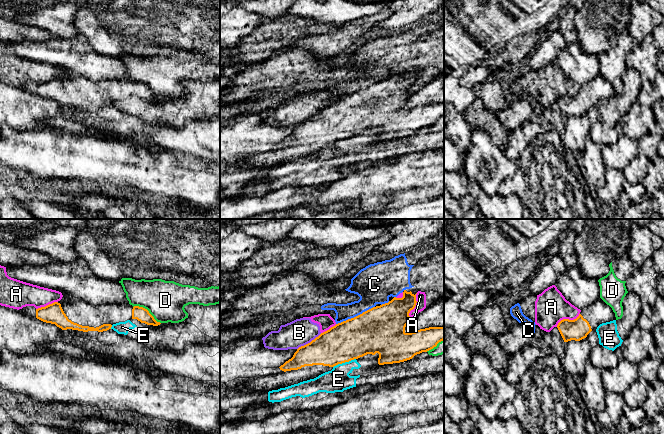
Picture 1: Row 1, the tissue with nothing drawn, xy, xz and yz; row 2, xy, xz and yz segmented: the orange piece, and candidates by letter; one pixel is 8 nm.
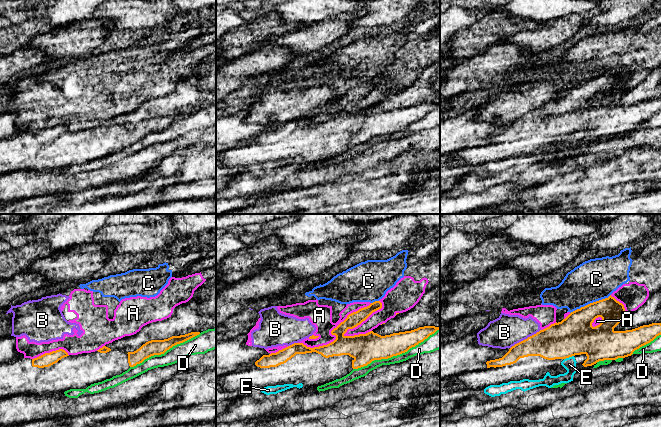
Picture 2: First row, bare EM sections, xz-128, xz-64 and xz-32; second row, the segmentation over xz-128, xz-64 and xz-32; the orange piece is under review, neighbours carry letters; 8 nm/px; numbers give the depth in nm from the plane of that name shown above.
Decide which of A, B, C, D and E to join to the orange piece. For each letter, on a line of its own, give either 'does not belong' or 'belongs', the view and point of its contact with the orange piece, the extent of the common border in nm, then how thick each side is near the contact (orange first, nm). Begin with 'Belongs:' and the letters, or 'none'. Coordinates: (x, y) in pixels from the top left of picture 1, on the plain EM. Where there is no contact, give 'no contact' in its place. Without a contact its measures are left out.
Belongs: none
A: does not belong; contact yz (567, 95); length 220 nm; calibres 170 and 260 nm
B: does not belong; contact xz (310, 118); length 240 nm; calibres 300 and 220 nm
C: does not belong; contact xz (356, 92); length 340 nm; calibres 380 and 240 nm
D: does not belong; contact xy (147, 86); length 260 nm; calibres 110 and 320 nm
E: does not belong; contact xz (344, 138); length 200 nm; calibres 320 and 190 nm

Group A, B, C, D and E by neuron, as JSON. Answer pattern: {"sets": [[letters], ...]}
{"sets": [["A", "B", "C"], ["D"], ["E"]]}

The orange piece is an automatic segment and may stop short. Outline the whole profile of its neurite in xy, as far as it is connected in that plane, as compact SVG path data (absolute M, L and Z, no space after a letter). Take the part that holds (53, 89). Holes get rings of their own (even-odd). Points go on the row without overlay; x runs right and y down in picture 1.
M62 69L60 77L36 85L26 82L19 85L28 92L55 100L62 106L72 105L83 108L103 108L111 105L113 100L137 95L147 101L158 102L149 87L143 83L130 80L92 81L68 70Z

